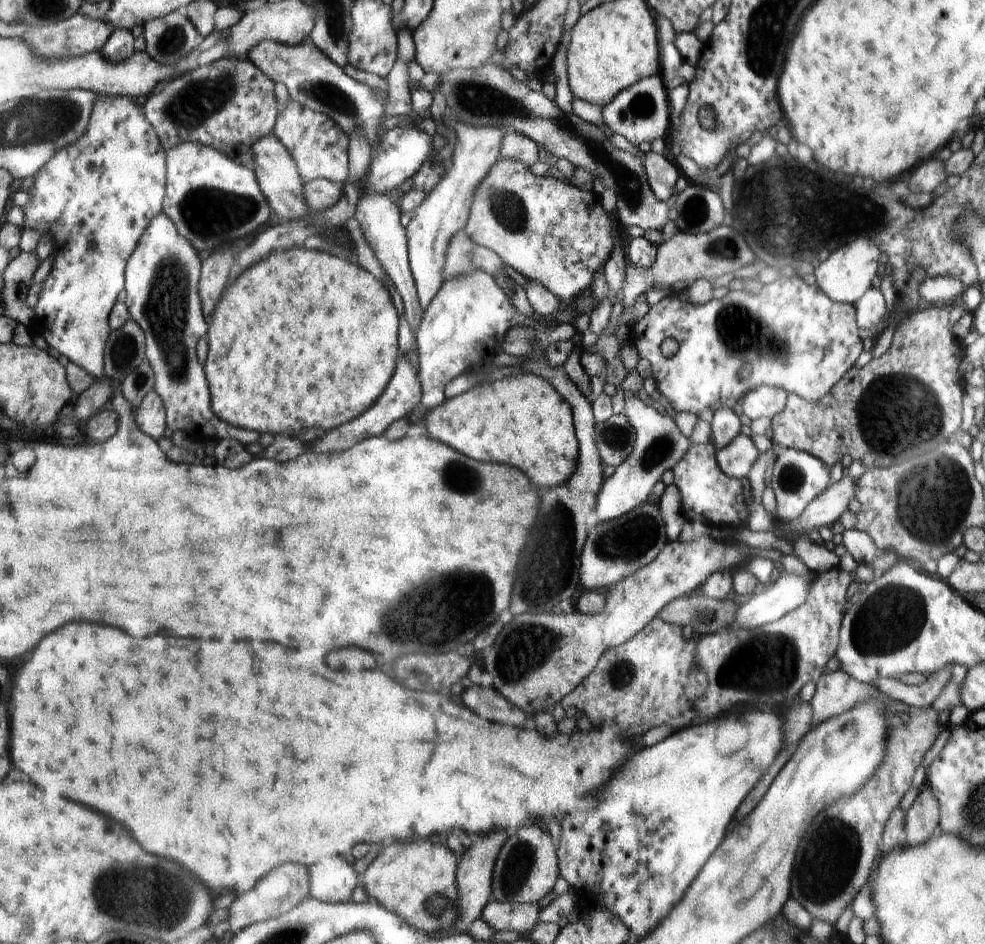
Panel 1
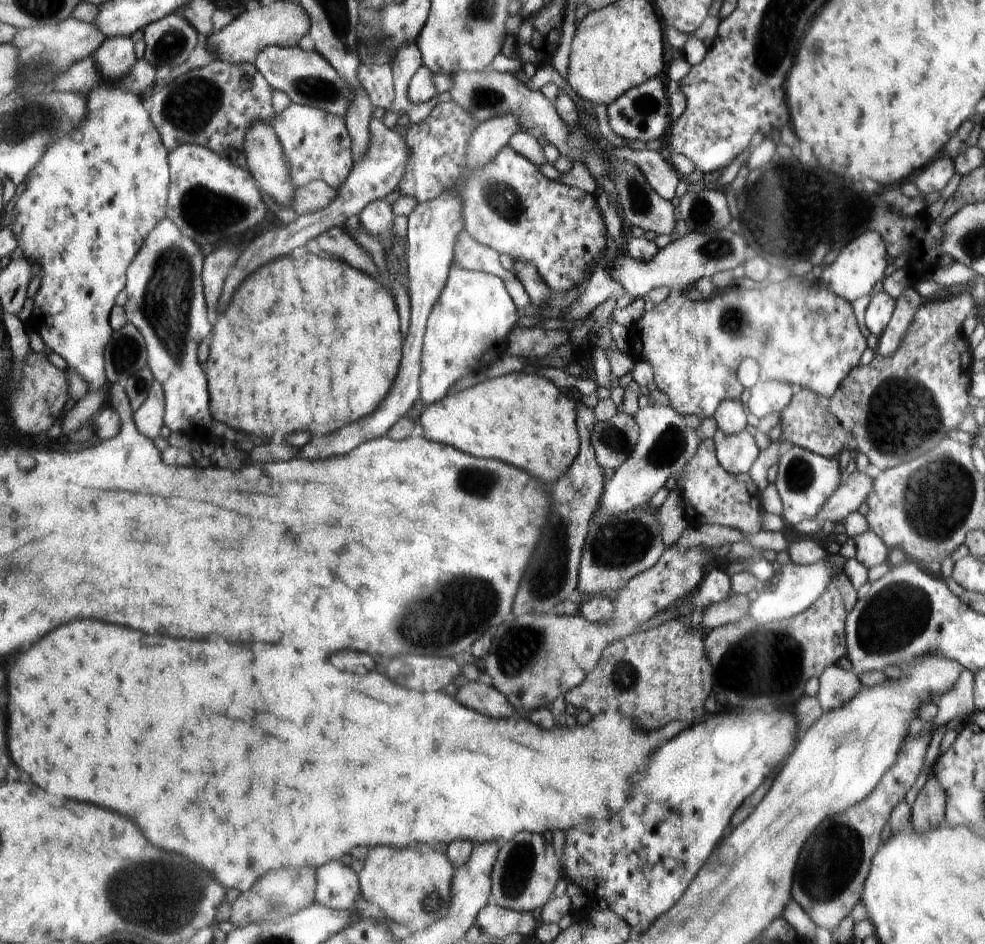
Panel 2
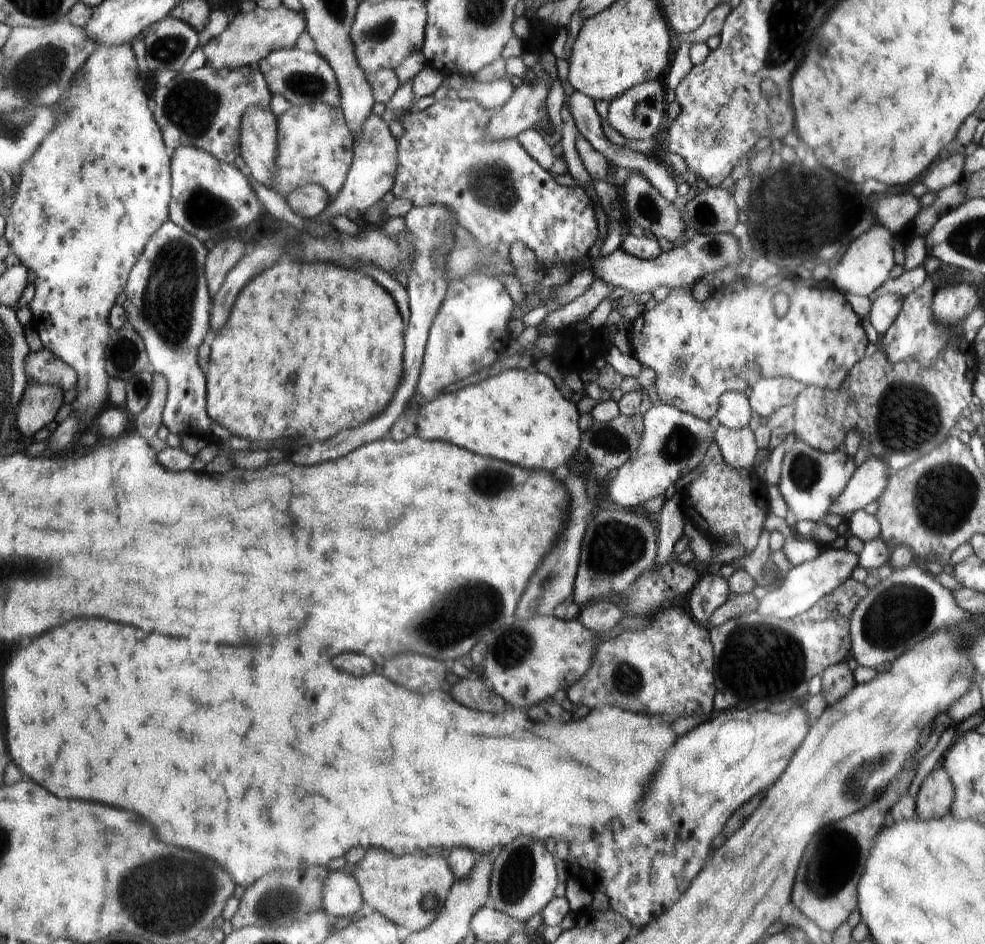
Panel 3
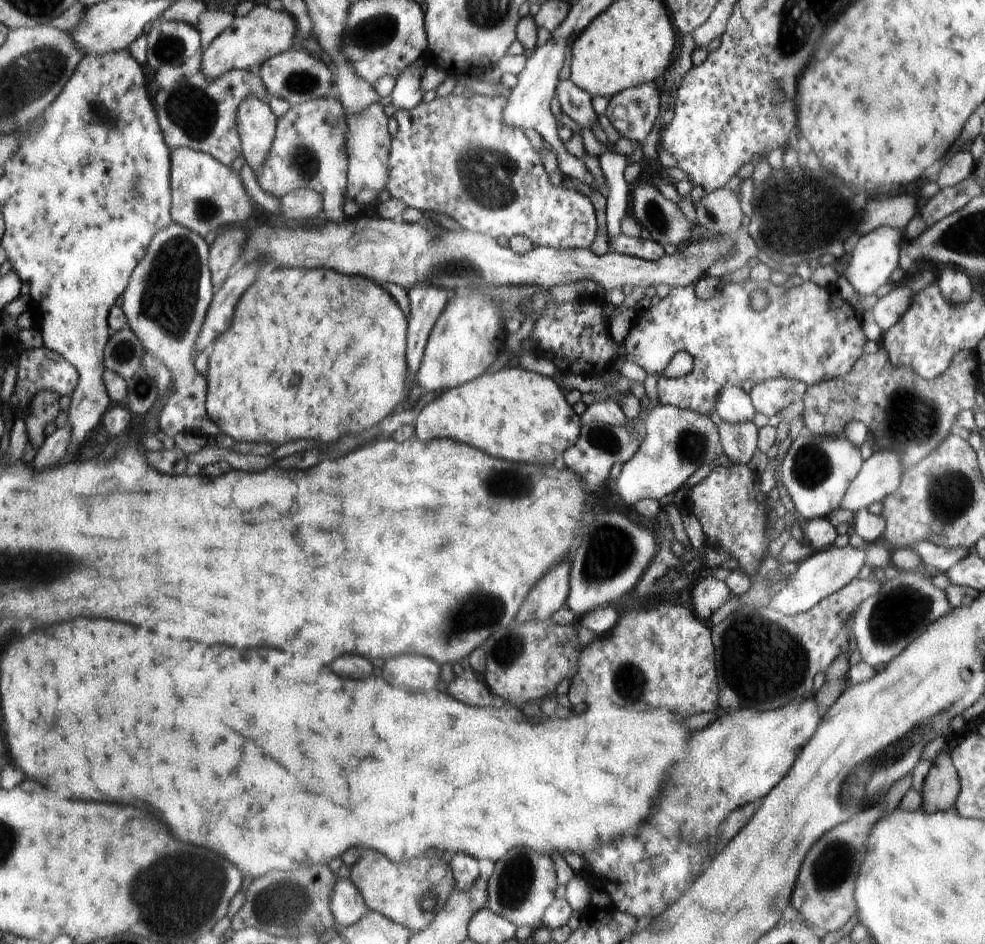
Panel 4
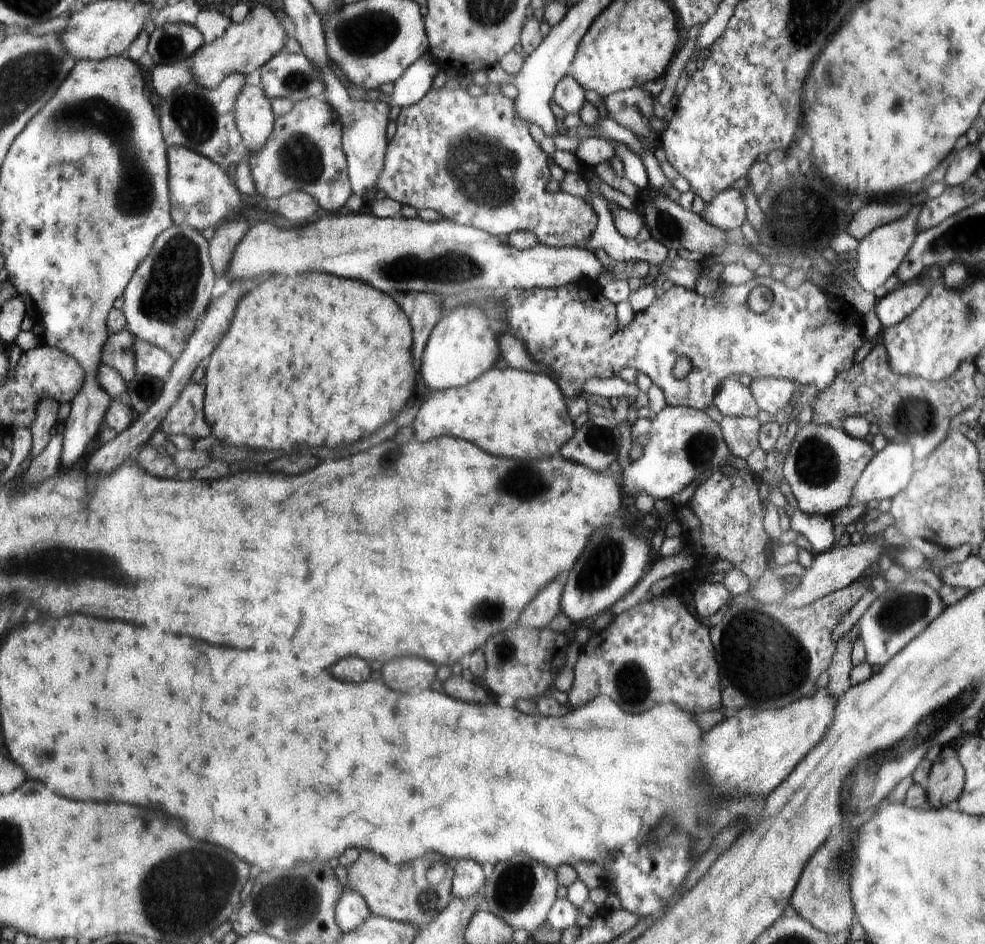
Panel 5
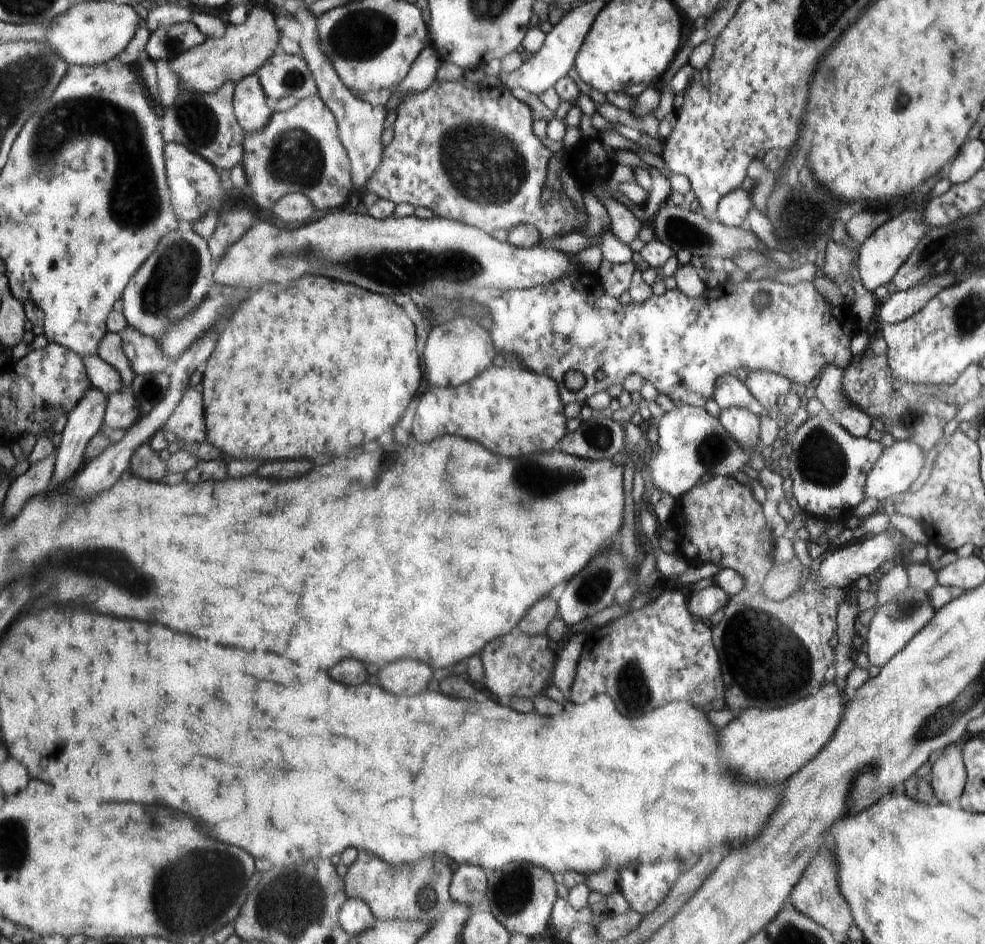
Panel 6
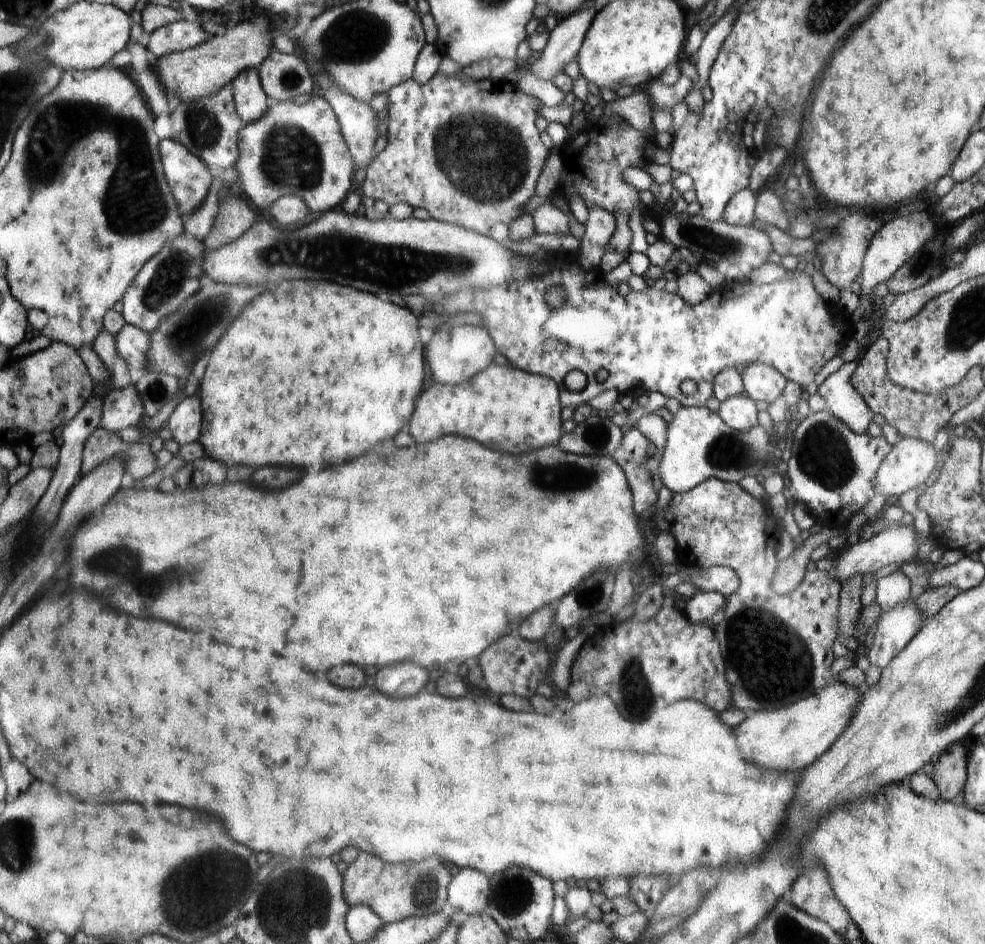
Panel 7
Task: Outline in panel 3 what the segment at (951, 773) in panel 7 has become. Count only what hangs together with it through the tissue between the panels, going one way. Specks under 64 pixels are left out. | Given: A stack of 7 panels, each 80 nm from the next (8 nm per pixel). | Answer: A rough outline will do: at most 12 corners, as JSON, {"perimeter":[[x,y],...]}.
{"perimeter":[[941,760],[915,800],[920,820],[944,818],[954,786]]}

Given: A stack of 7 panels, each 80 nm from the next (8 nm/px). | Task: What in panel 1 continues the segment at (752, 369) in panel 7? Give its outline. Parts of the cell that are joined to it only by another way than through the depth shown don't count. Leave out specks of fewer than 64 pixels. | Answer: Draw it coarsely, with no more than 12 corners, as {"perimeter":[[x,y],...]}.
{"perimeter":[[760,385],[748,391],[743,418],[773,417],[784,410],[788,393]]}

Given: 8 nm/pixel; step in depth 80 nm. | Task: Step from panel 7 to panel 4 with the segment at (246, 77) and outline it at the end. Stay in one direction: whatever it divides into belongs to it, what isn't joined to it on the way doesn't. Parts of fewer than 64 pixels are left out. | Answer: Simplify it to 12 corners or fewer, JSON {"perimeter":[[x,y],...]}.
{"perimeter":[[252,98],[240,108],[243,157],[257,174],[278,117]]}

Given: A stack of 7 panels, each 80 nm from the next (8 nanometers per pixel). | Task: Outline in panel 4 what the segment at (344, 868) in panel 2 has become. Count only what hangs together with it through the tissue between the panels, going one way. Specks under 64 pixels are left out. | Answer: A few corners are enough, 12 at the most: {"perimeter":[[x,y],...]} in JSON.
{"perimeter":[[338,878],[331,912],[338,928],[362,920],[364,900],[356,884]]}

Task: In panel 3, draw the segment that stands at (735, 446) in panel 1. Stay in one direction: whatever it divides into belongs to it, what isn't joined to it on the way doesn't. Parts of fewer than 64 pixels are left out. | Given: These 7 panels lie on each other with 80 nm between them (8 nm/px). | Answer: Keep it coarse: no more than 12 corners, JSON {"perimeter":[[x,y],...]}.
{"perimeter":[[718,426],[714,441],[734,470],[754,468],[758,448],[749,426]]}

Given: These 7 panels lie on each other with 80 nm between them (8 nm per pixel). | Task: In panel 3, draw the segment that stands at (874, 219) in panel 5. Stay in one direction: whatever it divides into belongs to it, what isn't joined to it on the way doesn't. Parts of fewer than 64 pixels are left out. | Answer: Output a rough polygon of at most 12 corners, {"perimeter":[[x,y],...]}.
{"perimeter":[[910,193],[884,196],[875,212],[898,234],[920,214]]}

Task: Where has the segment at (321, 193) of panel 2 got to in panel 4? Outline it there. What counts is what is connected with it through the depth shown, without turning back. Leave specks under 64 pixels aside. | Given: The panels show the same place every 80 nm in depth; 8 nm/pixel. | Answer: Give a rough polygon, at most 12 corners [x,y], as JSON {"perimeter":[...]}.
{"perimeter":[[296,189],[281,199],[292,220],[312,220],[322,212],[322,197]]}

